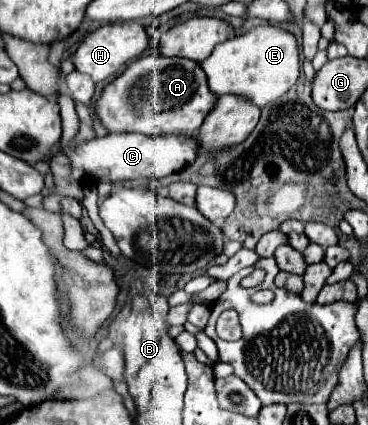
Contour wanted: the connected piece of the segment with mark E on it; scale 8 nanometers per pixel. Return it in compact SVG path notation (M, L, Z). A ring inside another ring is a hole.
M260 24L242 36L220 42L200 66L206 72L208 86L214 94L238 94L262 108L276 102L276 98L296 84L300 72L298 42L292 32L278 24Z

